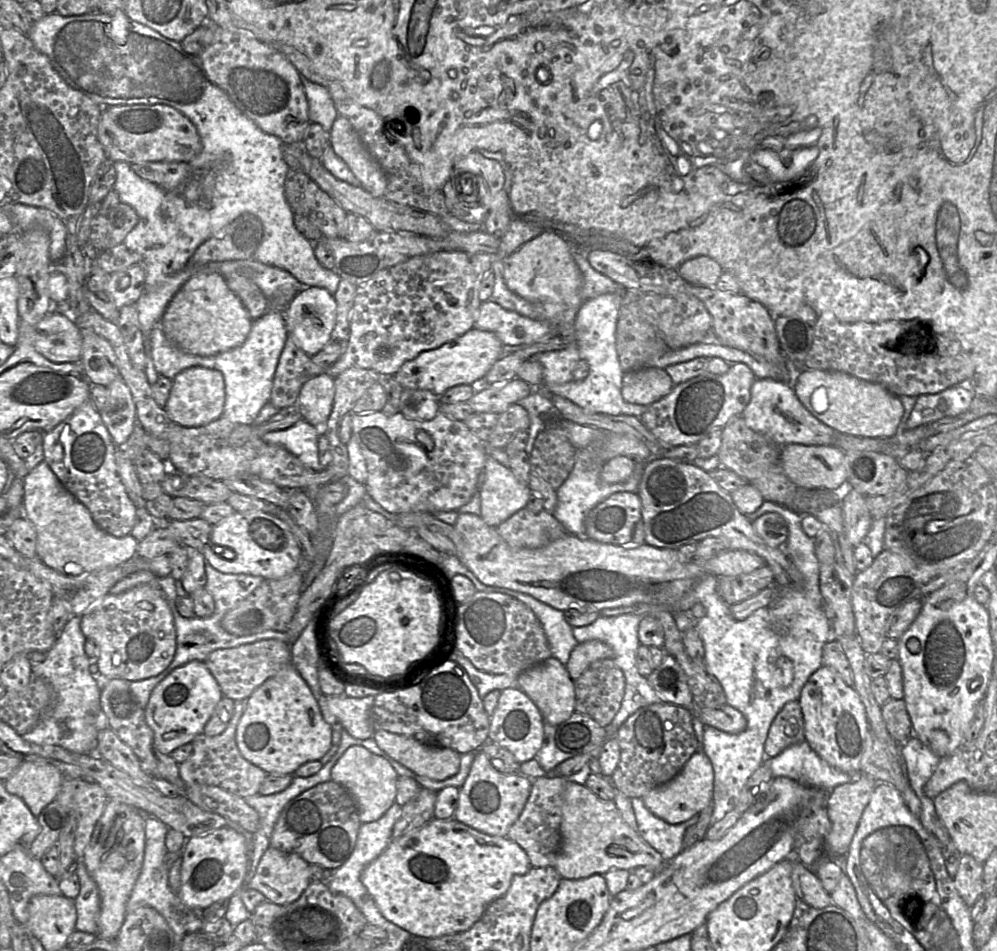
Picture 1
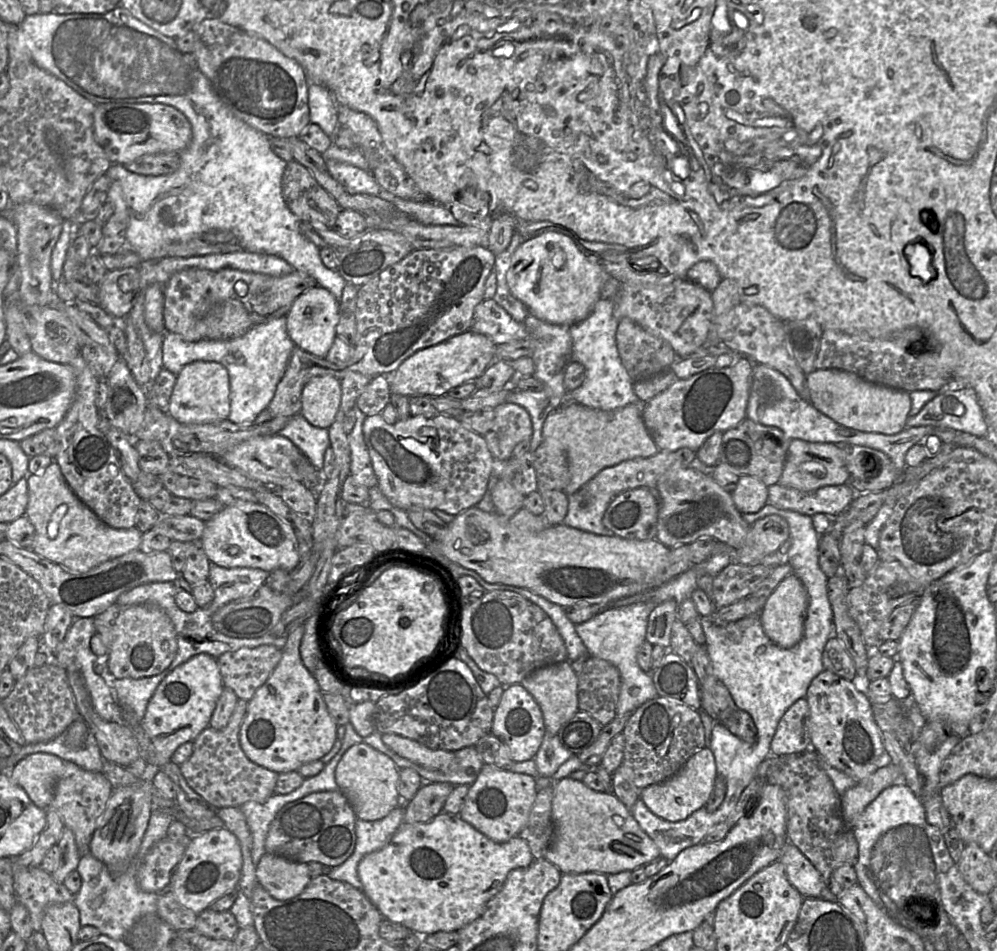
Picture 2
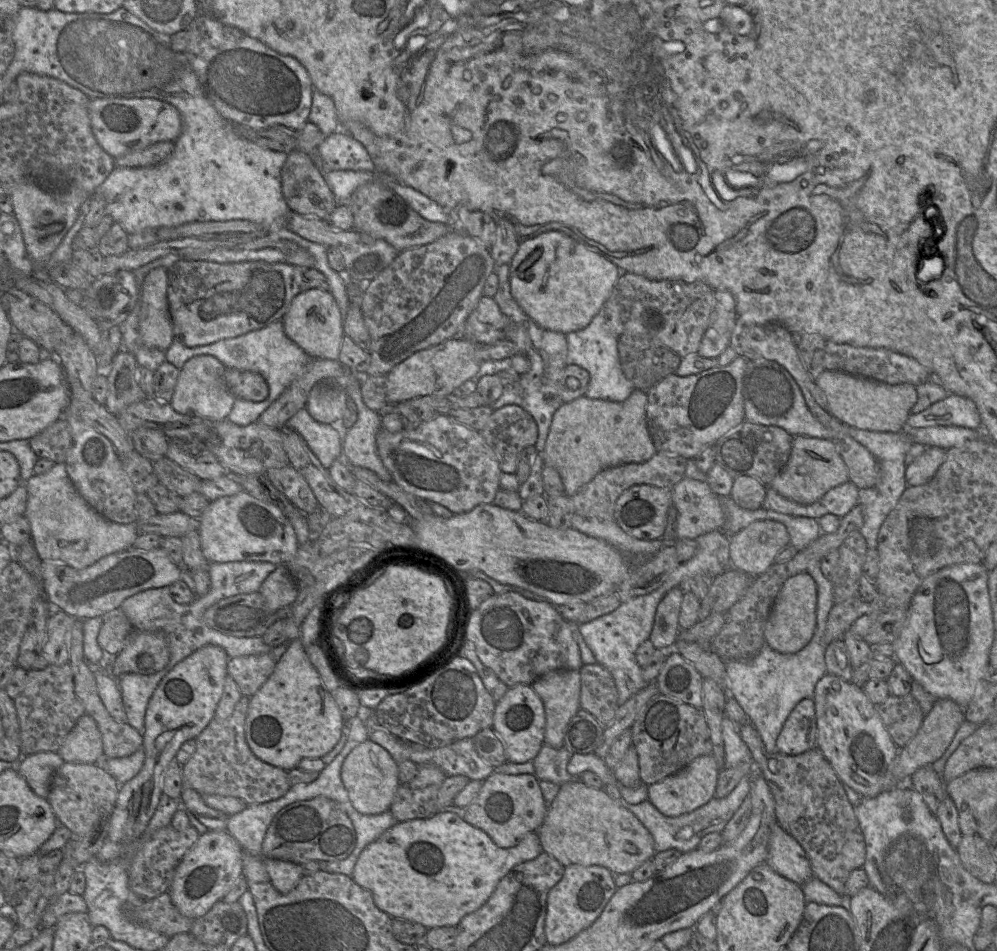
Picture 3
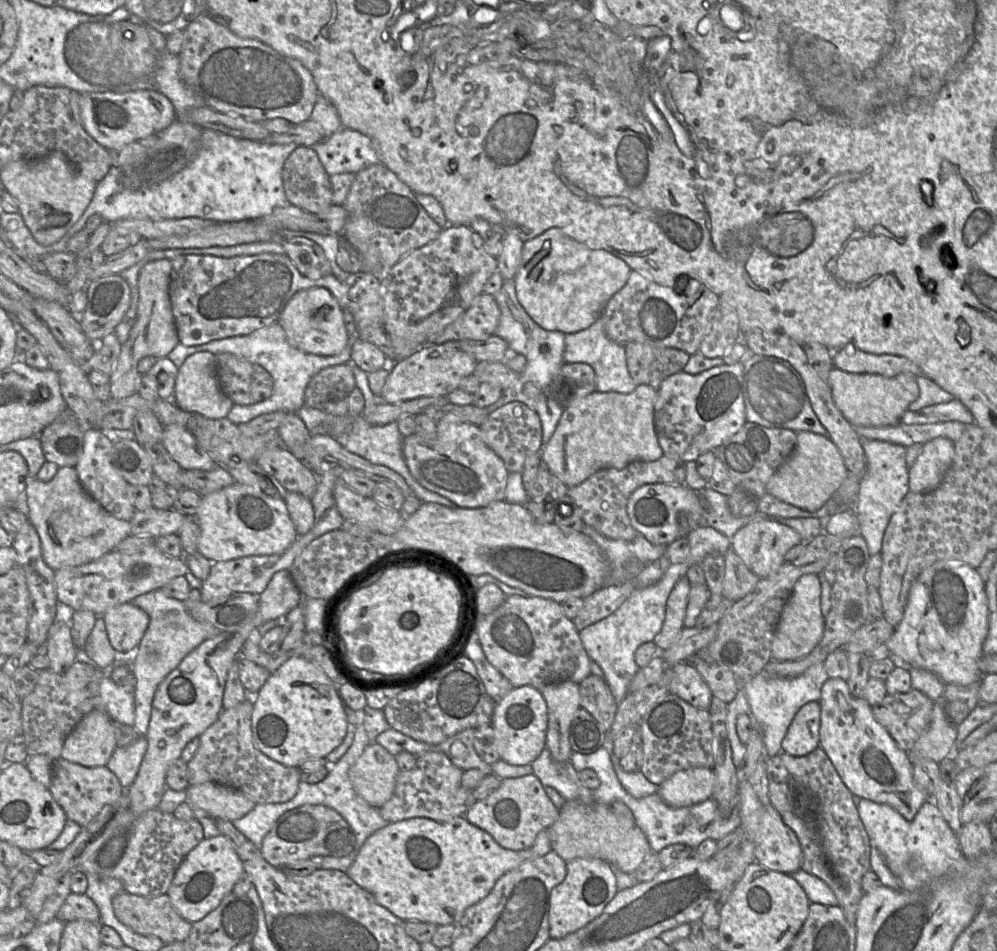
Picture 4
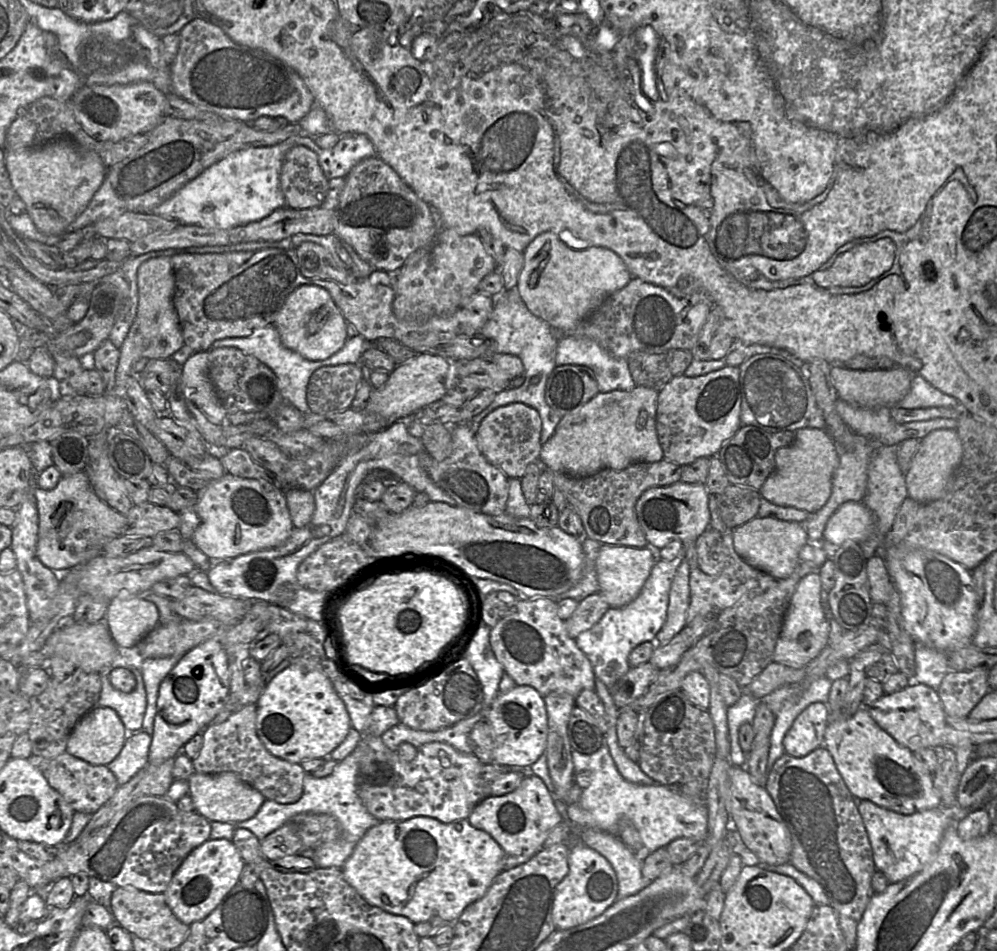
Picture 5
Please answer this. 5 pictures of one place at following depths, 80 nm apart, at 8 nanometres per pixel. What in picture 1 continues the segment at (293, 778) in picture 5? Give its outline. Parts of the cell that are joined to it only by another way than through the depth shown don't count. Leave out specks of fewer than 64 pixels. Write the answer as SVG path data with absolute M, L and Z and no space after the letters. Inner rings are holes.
M245 700L235 701L233 717L223 733L213 737L202 733L193 740L192 754L179 765L180 776L186 785L217 786L241 798L259 794L260 786L268 773L246 760L236 742L237 727L246 704Z

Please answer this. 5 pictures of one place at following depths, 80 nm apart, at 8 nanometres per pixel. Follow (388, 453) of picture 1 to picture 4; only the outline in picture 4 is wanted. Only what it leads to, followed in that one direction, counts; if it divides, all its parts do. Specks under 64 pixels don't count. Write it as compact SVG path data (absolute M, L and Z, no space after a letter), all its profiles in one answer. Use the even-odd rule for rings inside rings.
M443 419L437 421L436 425L437 425L437 436L433 441L425 441L416 434L410 435L403 439L402 454L413 478L425 489L449 499L459 508L482 508L488 506L490 503L493 502L504 501L507 477L509 473L506 470L503 461L486 444L485 438L481 432L480 427L470 423L448 422Z

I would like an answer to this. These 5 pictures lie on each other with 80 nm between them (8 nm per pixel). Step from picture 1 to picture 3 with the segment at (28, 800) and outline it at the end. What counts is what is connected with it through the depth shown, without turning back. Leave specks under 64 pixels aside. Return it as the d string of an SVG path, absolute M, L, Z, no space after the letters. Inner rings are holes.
M37 752L27 755L17 766L17 771L35 794L47 799L54 775L64 762L59 753Z

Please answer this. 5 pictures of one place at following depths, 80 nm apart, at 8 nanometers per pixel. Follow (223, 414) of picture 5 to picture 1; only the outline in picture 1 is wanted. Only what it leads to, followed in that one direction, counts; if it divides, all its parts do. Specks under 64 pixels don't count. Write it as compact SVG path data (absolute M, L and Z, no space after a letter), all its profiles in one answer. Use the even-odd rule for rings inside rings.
M190 367L173 379L173 385L165 409L170 418L185 427L200 427L223 415L225 383L223 374L205 367Z

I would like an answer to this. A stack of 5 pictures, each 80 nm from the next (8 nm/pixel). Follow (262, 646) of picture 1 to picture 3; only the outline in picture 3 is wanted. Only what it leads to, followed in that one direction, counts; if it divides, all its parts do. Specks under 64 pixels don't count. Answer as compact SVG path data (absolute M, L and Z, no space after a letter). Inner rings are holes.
M268 654L232 657L227 664L228 676L234 679L242 696L251 698L268 680L276 663Z

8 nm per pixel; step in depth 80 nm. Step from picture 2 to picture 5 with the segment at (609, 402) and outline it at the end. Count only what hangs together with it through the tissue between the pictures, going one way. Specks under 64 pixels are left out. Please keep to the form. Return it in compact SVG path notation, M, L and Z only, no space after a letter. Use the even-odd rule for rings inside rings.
M562 335L558 340L555 362L557 366L573 364L591 368L601 393L631 391L636 387L626 358L609 354L589 338Z

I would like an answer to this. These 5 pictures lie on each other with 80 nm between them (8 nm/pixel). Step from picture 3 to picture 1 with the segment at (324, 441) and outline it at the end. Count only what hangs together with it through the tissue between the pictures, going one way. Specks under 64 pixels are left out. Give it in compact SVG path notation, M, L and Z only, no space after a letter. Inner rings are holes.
M302 419L285 430L268 432L262 439L267 444L284 447L305 466L315 471L322 471L324 468L319 462L318 454L320 435L322 435L320 428L316 428Z

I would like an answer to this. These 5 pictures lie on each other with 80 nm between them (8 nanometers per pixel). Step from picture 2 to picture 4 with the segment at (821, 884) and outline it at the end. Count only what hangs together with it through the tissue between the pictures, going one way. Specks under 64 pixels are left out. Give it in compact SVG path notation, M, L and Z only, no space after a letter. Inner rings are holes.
M748 781L738 783L737 808L740 827L754 845L755 862L771 871L791 875L801 870L803 853L794 832L782 821L771 804L764 805Z

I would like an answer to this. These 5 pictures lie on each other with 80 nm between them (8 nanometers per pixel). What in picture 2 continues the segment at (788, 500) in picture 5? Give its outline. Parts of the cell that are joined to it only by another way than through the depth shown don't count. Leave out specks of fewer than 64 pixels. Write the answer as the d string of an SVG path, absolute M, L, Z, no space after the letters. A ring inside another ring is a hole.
M792 439L781 478L777 484L810 492L822 487L848 483L848 471L845 466L841 446L834 443L808 442Z

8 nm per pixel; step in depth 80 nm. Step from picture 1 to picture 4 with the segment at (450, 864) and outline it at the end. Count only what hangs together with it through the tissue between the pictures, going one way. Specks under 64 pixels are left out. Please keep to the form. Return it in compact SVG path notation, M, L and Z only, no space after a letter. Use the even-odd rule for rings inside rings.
M413 817L390 822L374 832L346 873L399 919L445 926L456 924L466 909L484 899L505 873L550 851L548 829L537 835L530 848L513 851L502 848L465 817L447 822Z

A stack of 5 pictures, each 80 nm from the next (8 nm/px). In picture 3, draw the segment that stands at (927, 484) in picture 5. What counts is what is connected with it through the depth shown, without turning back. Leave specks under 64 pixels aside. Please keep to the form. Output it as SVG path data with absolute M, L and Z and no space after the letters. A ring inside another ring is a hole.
M929 446L911 464L906 466L905 477L909 487L928 483L936 474L946 456L946 450Z

